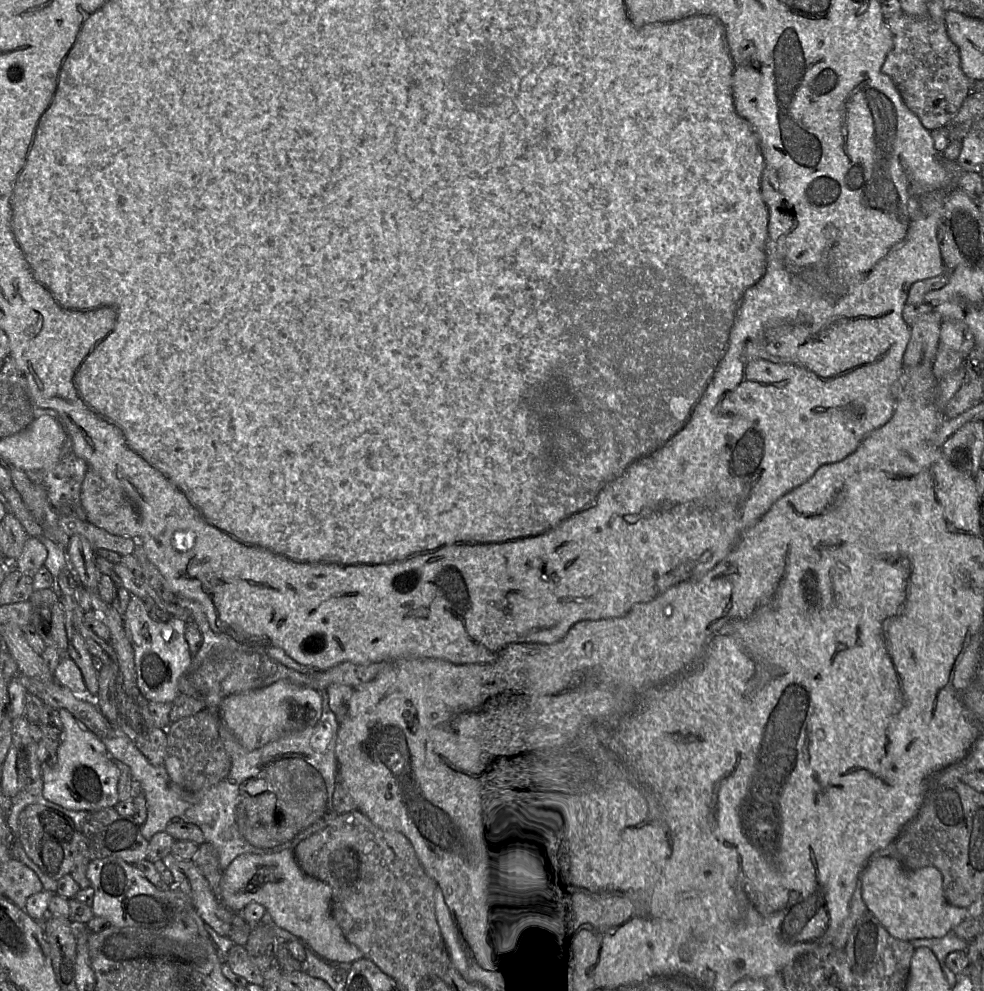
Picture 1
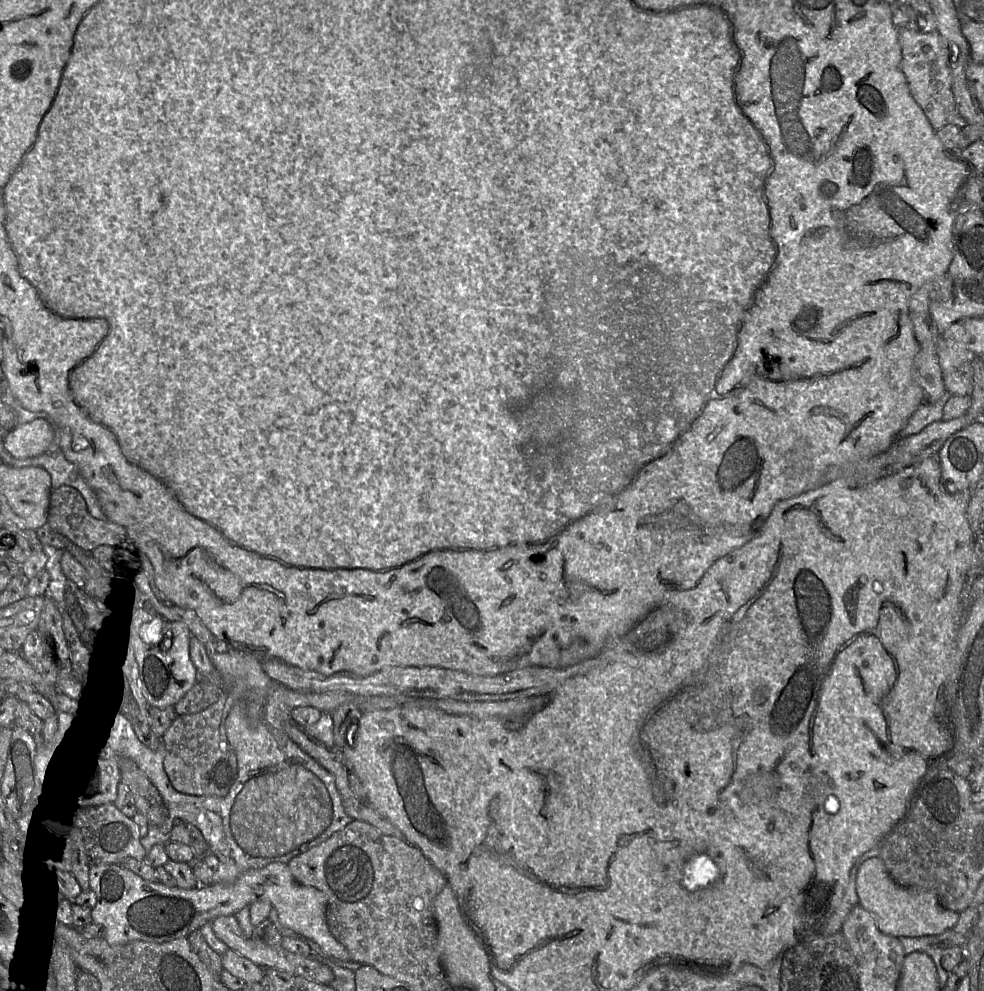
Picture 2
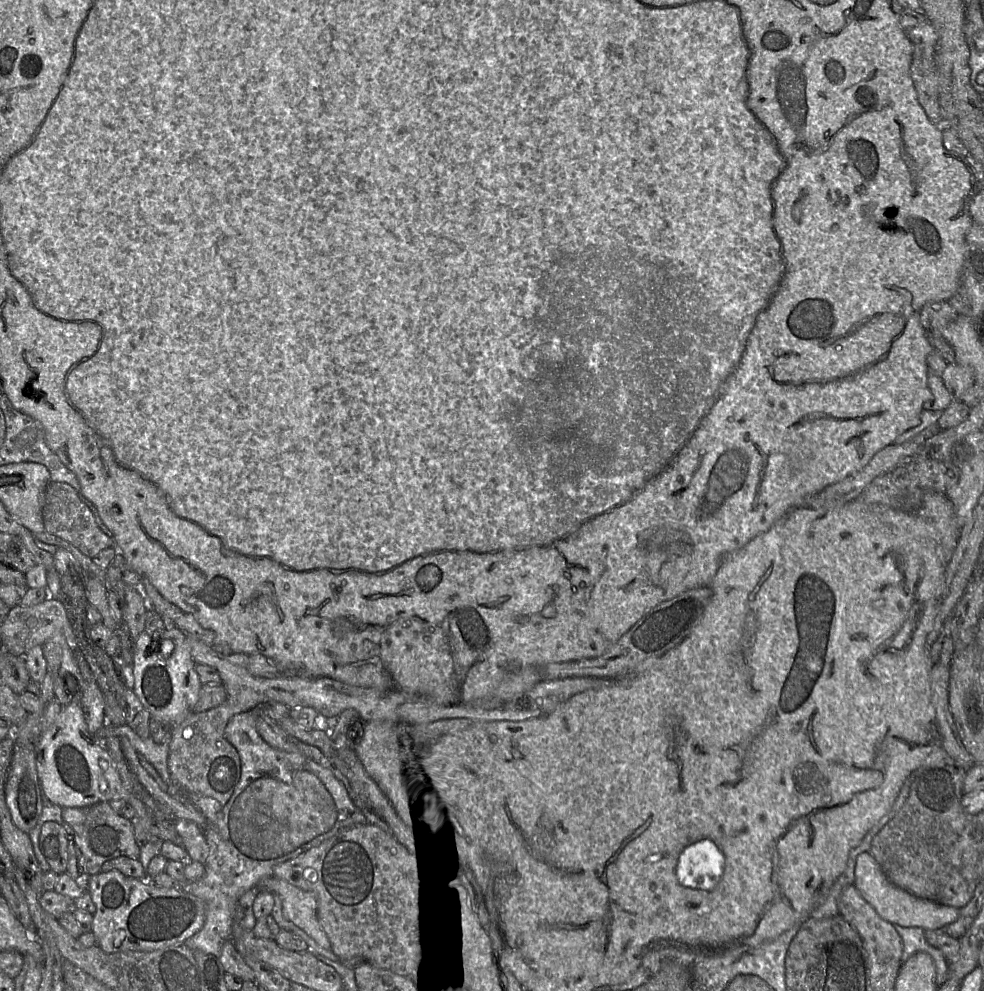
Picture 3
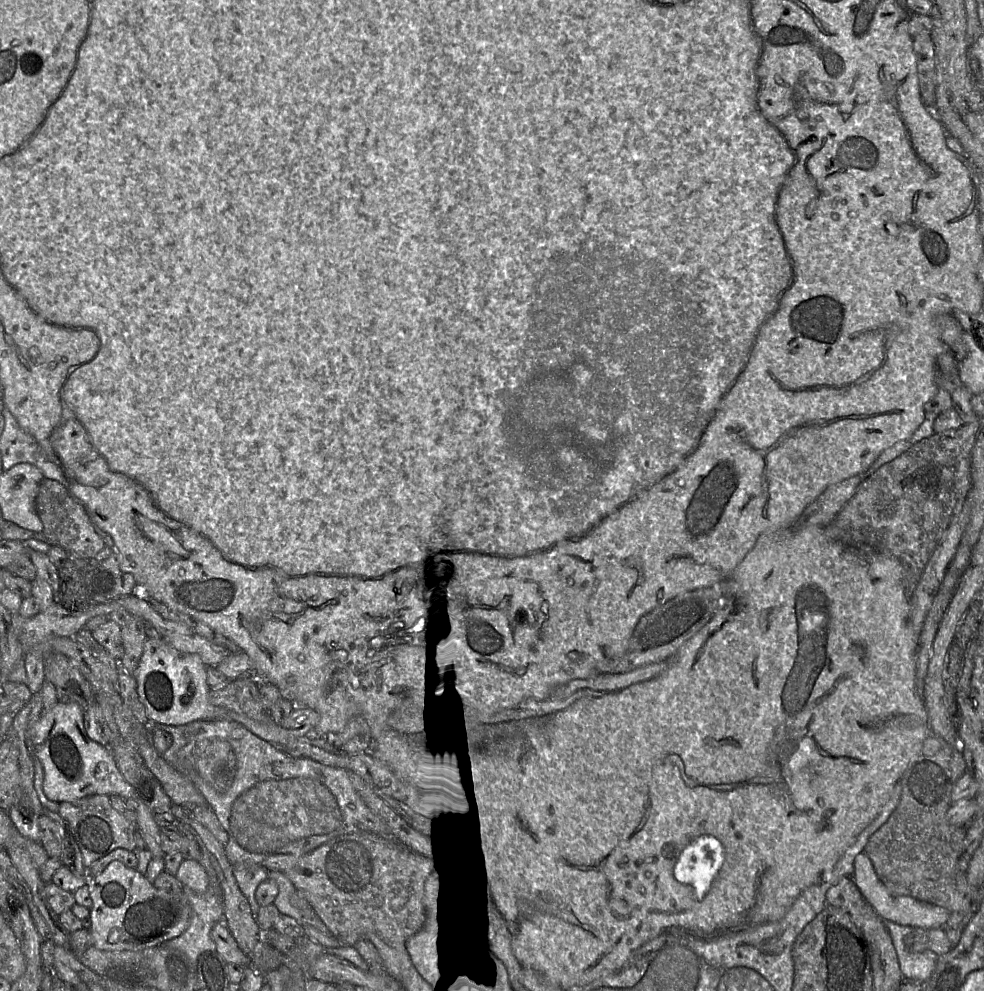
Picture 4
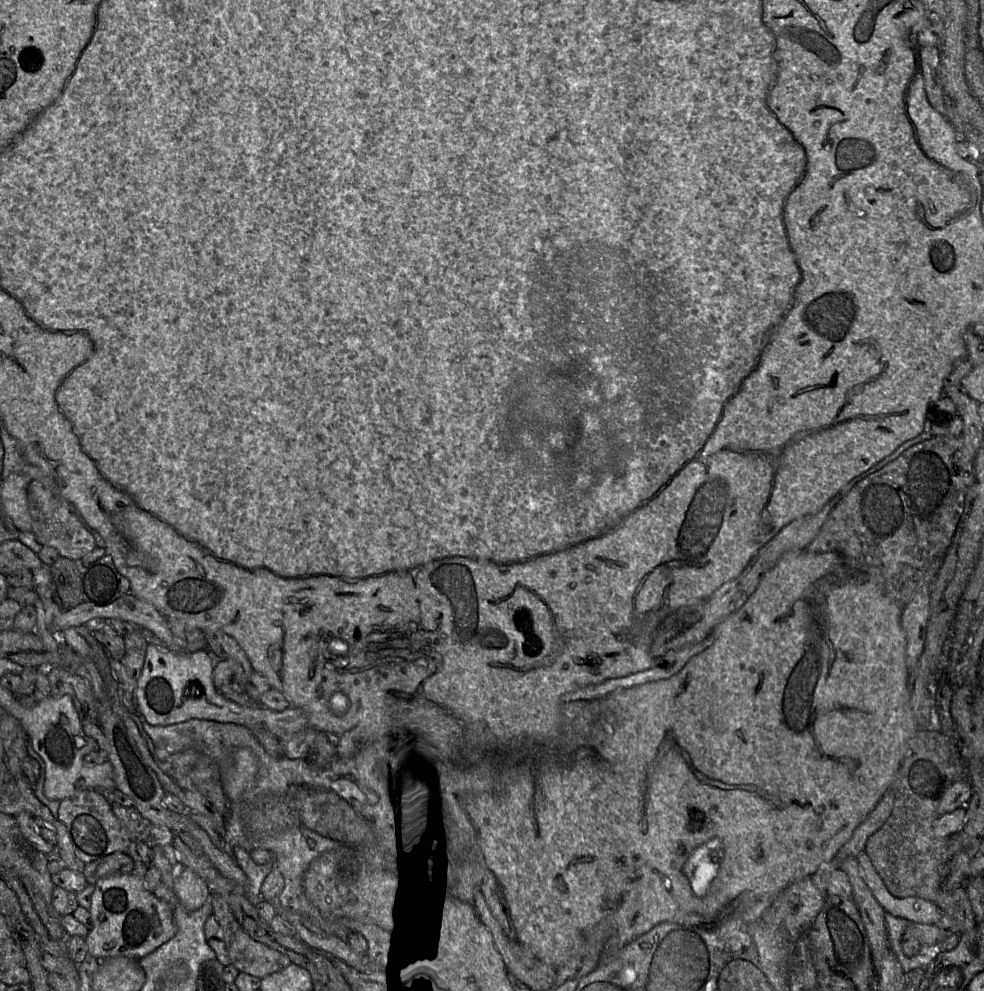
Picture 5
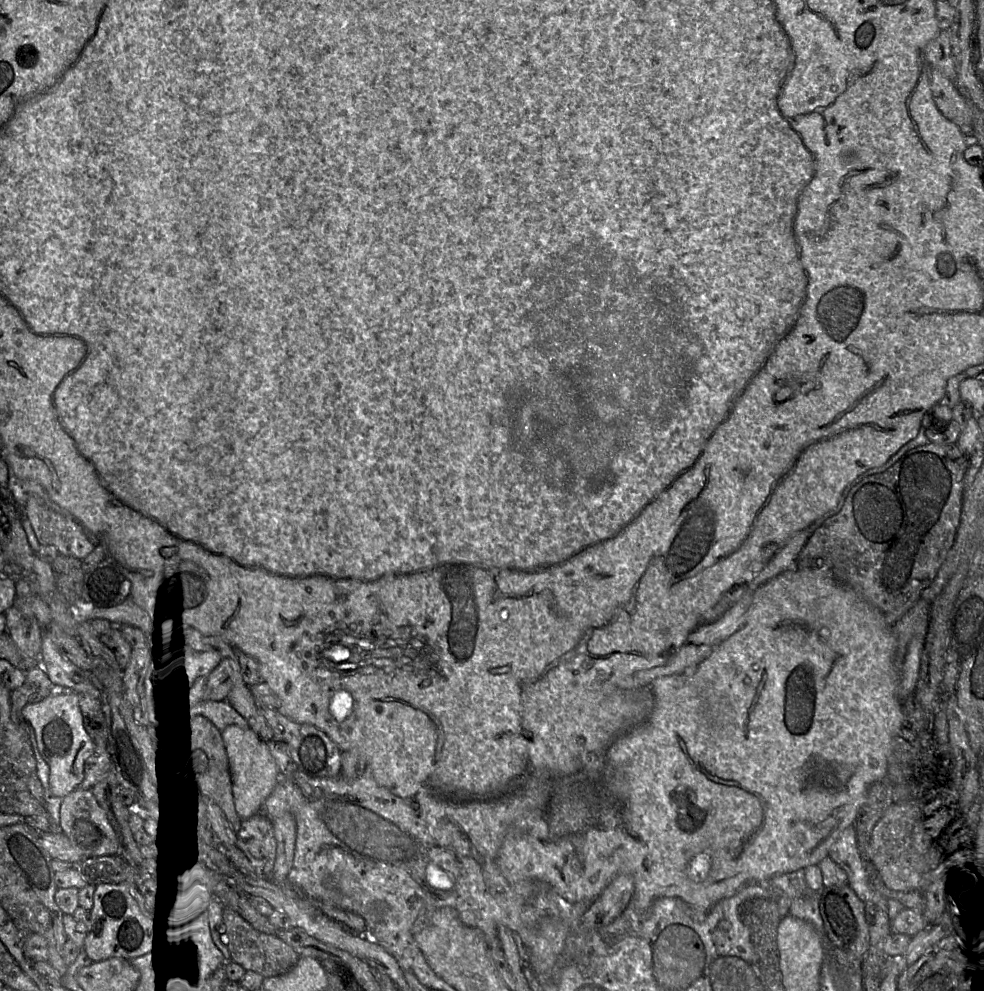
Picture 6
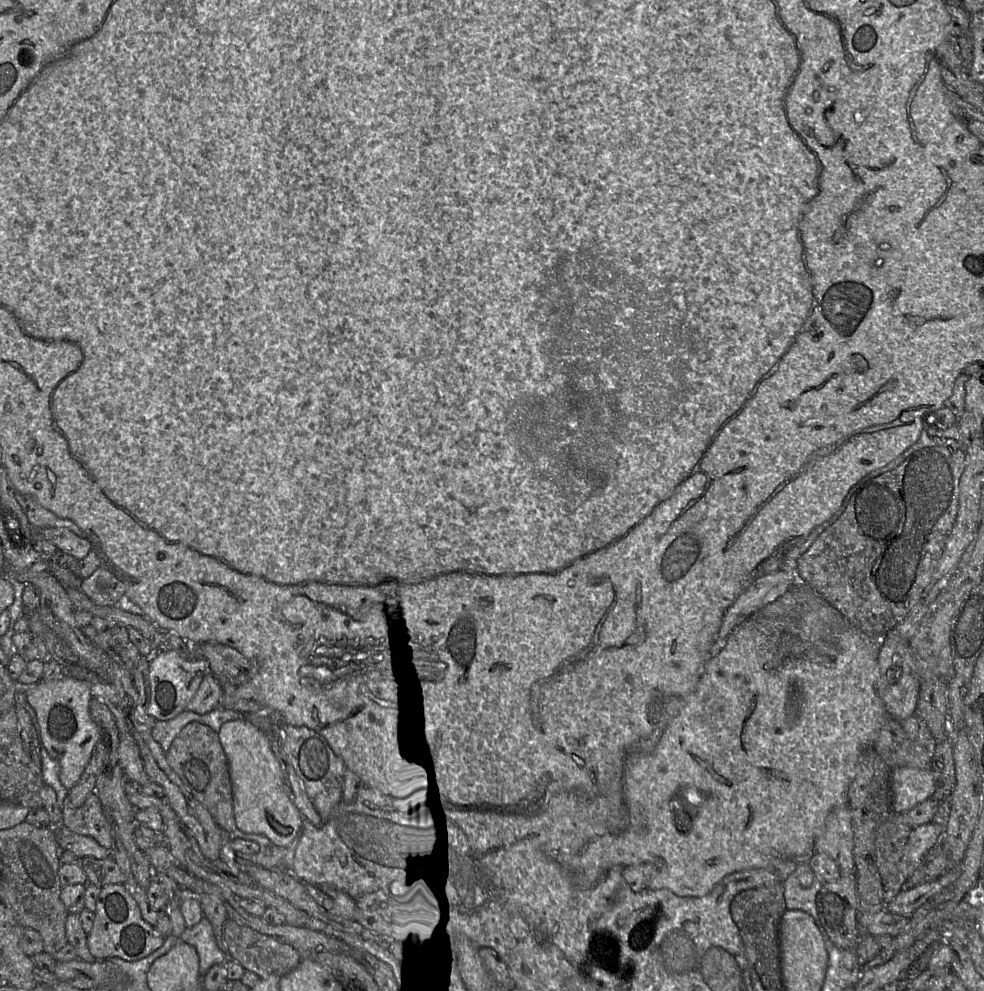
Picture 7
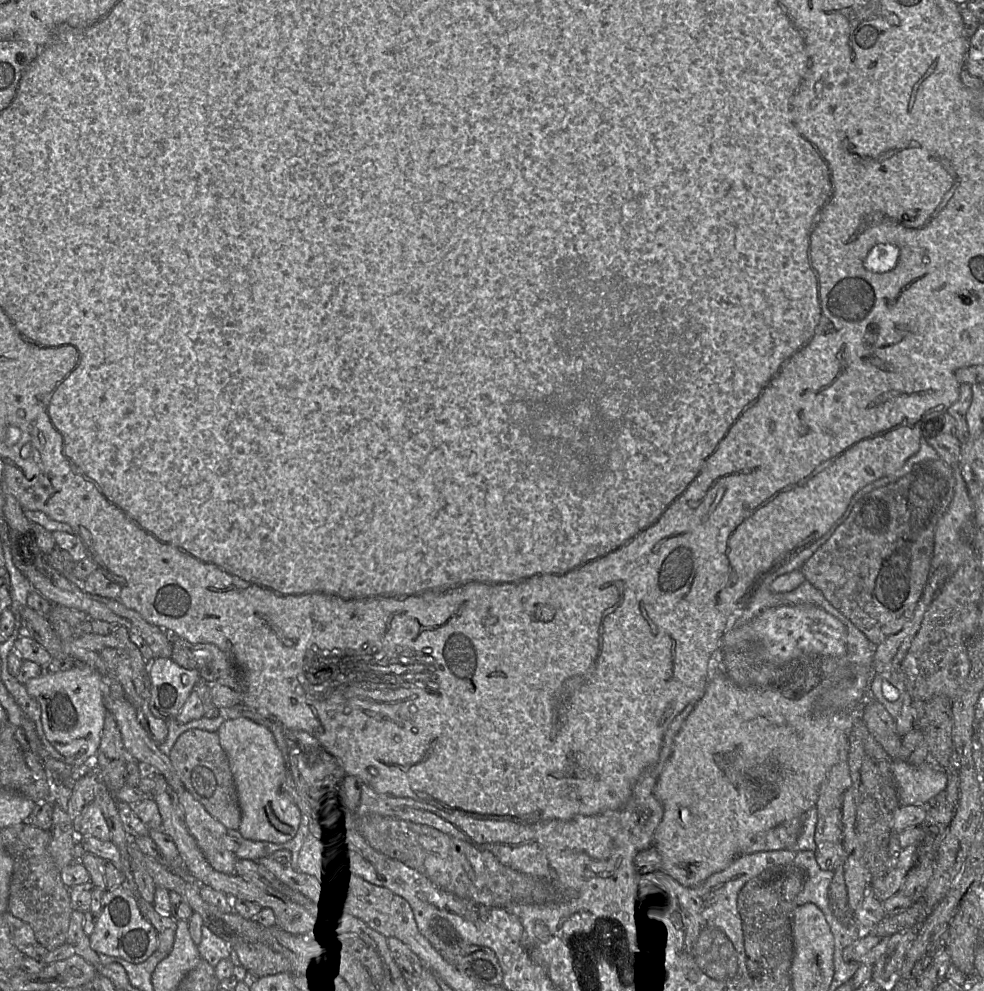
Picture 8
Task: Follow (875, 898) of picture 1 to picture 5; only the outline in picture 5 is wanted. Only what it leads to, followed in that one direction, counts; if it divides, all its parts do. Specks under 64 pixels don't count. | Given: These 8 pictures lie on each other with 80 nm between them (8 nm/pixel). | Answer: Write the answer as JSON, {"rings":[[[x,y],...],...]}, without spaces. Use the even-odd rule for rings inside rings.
{"rings":[[[865,852],[857,856],[862,876],[879,904],[893,916],[912,923],[935,925],[944,912],[933,902],[919,897],[897,898],[887,889]]]}

